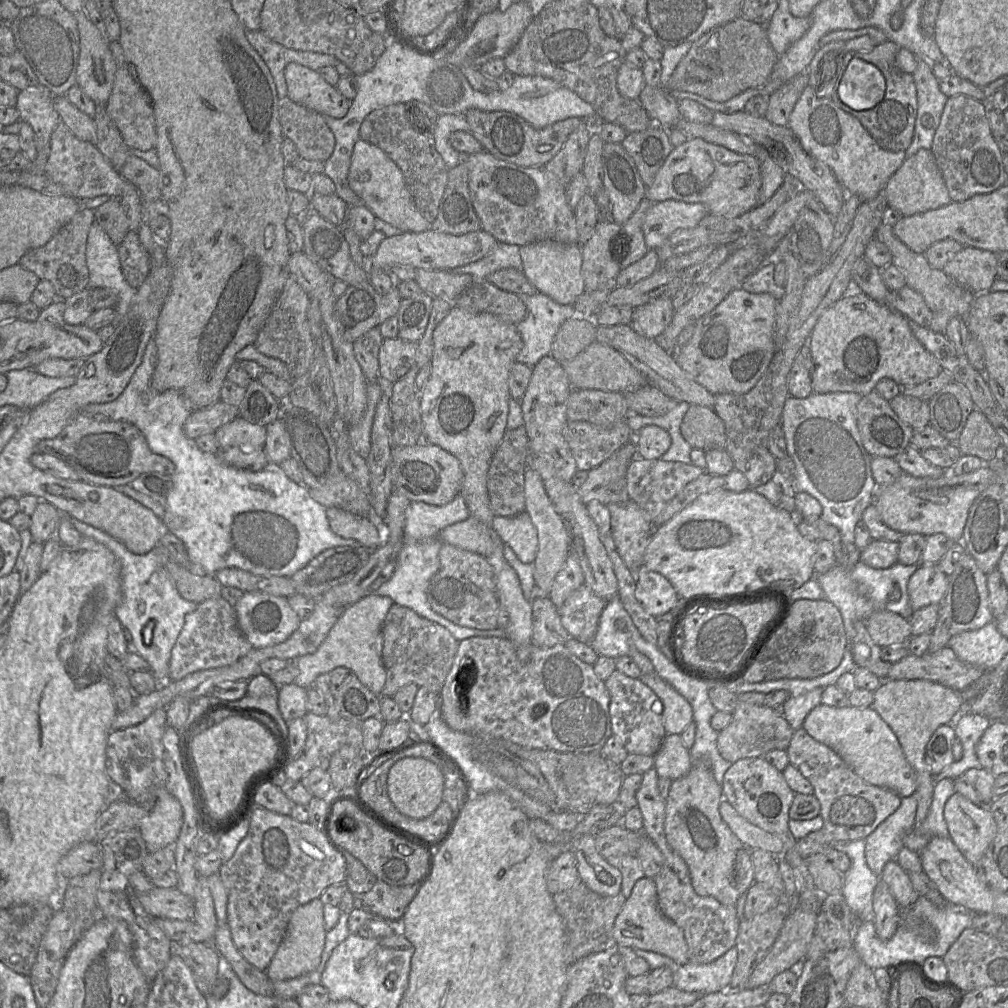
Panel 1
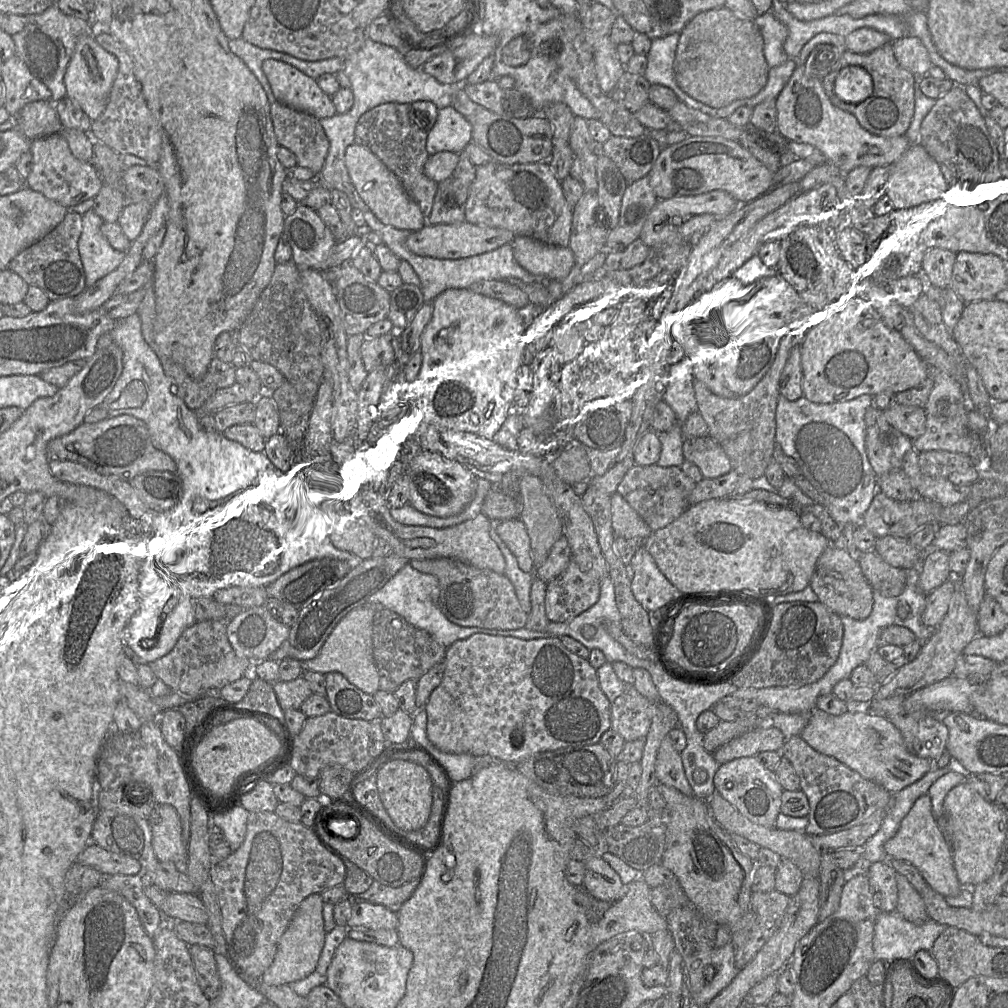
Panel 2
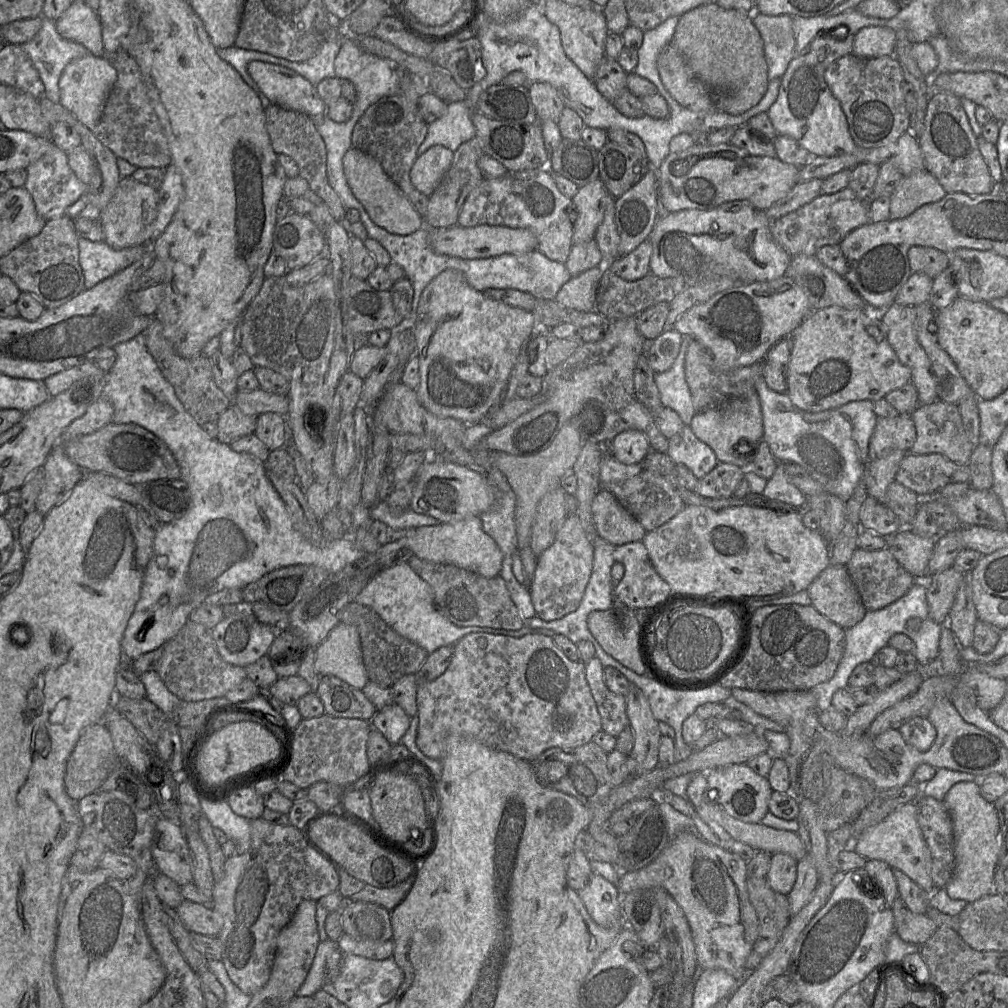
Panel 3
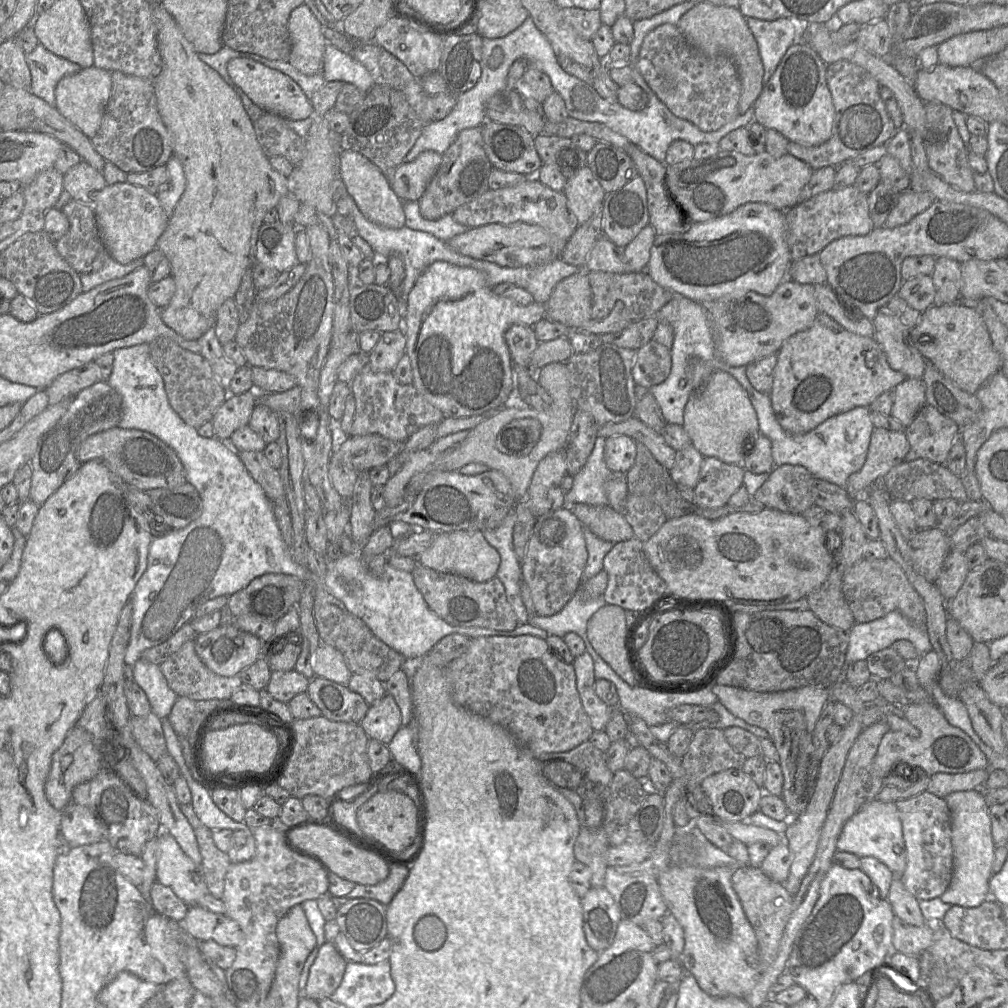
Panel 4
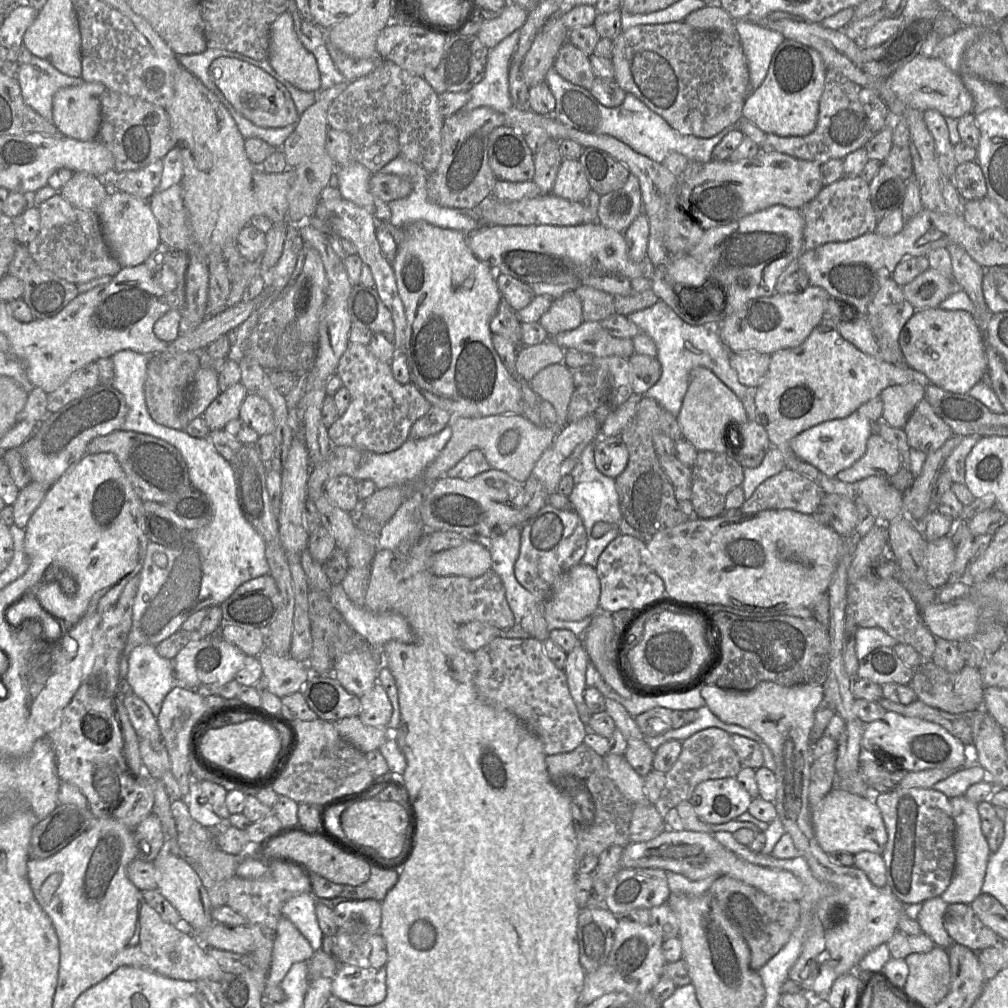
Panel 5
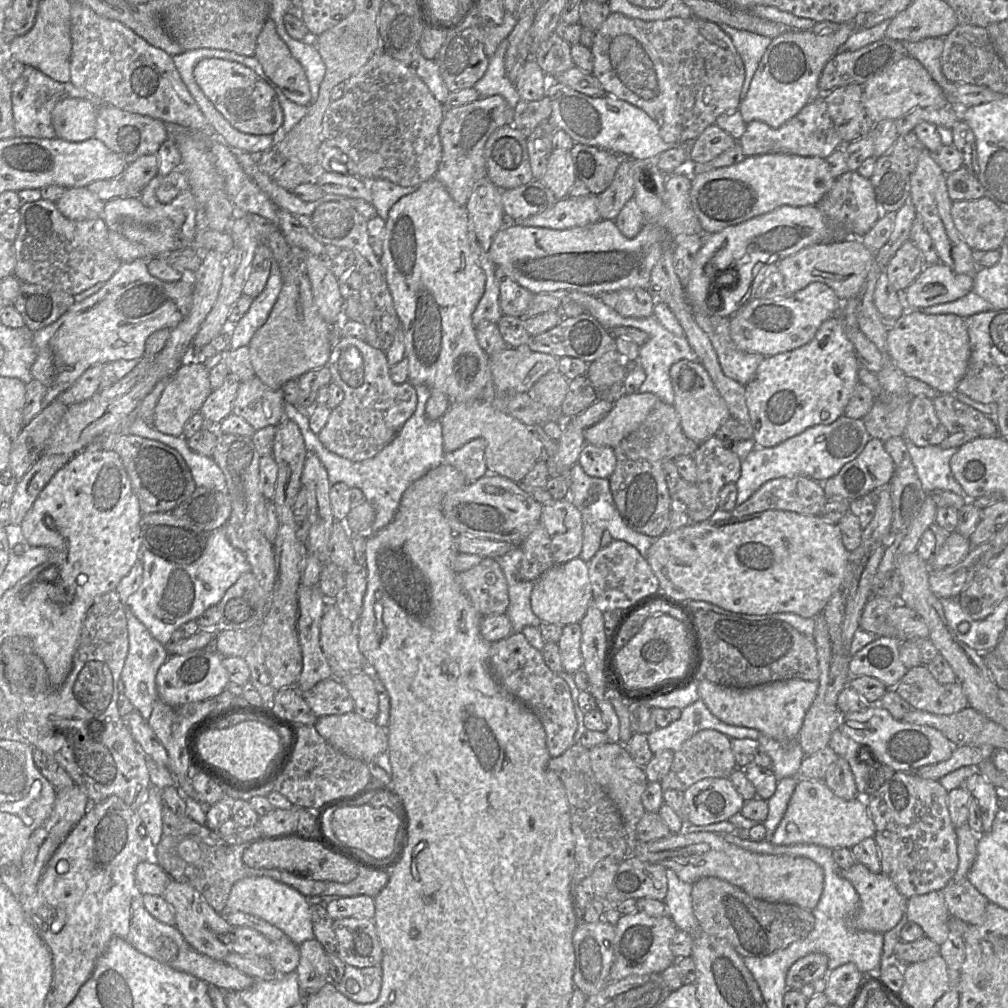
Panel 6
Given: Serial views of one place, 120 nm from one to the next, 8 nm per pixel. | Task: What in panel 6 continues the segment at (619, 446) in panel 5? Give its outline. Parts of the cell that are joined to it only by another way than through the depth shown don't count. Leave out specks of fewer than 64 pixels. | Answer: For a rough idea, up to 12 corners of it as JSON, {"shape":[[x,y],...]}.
{"shape":[[586,444],[577,463],[591,477],[609,478],[614,448]]}

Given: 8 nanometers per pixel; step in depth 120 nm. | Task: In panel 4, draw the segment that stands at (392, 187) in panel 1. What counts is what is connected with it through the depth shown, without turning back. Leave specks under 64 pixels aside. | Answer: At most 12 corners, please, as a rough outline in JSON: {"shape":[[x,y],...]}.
{"shape":[[341,151],[338,174],[368,219],[405,226],[404,201],[368,158]]}

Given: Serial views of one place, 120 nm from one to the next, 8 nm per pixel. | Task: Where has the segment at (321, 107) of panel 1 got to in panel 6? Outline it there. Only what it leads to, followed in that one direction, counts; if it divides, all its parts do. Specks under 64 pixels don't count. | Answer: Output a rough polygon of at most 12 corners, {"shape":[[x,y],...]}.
{"shape":[[205,58],[194,78],[237,130],[273,135],[277,94],[251,68]]}

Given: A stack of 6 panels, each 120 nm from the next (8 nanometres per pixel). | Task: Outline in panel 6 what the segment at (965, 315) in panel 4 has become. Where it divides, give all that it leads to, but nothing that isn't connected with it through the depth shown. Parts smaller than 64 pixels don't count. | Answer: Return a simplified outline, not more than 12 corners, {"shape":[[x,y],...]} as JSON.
{"shape":[[915,309],[888,323],[907,377],[956,392],[971,354],[965,319]]}

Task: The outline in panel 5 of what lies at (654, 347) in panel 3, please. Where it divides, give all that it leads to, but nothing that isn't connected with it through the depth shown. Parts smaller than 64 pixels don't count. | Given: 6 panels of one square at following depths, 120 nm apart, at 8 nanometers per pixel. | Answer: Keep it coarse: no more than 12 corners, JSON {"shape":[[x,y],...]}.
{"shape":[[633,353],[629,378],[635,394],[645,396],[660,378],[656,357]]}

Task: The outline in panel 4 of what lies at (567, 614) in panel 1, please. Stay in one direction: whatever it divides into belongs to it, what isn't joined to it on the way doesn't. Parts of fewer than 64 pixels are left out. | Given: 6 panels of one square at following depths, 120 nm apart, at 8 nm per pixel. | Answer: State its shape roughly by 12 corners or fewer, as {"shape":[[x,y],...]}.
{"shape":[[569,509],[536,518],[521,573],[537,616],[582,585],[583,525]]}

